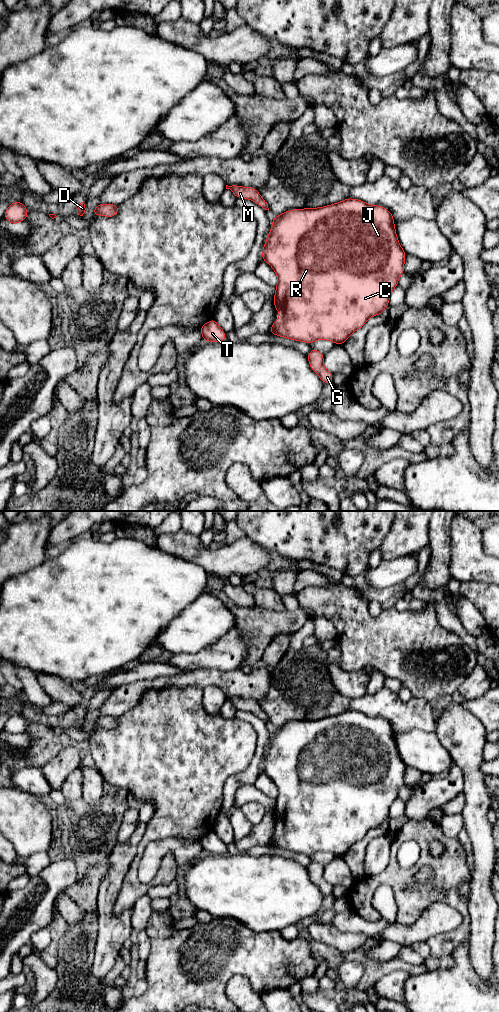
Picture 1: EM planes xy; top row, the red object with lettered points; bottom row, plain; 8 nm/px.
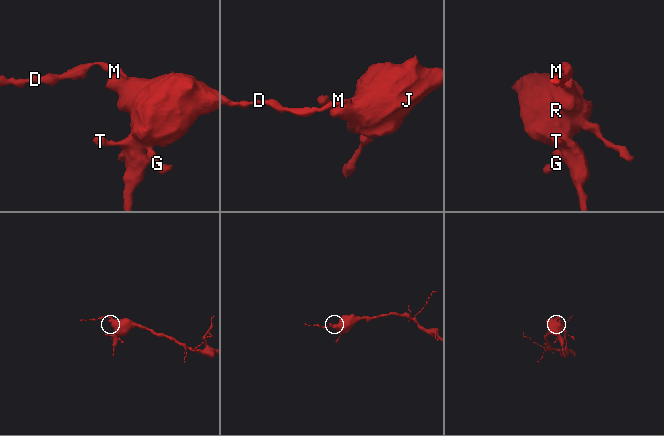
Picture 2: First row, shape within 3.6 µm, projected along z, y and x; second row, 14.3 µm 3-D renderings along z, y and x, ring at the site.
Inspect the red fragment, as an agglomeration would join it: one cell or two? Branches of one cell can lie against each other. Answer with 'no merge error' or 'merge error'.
no merge error

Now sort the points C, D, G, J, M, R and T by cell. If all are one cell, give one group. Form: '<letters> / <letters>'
C D G J M R T

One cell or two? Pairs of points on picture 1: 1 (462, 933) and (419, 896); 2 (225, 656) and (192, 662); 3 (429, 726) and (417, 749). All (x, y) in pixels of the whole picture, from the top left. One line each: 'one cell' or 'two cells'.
1: one cell
2: one cell
3: two cells

